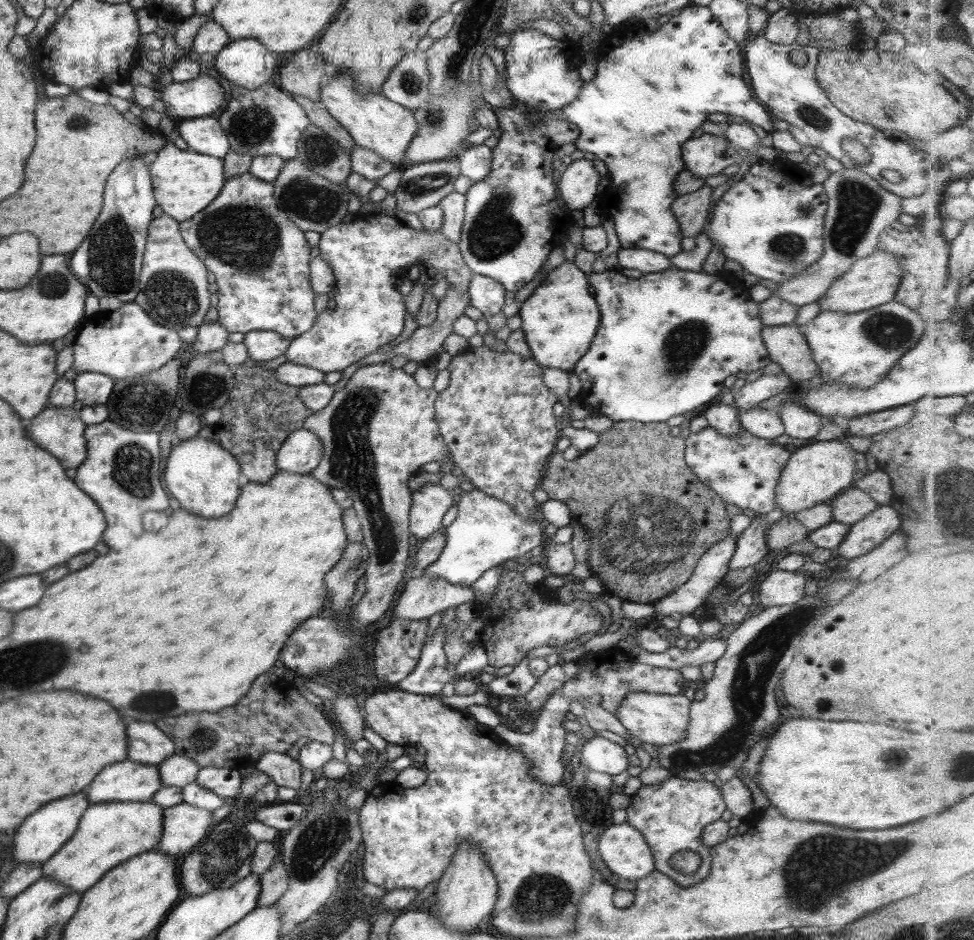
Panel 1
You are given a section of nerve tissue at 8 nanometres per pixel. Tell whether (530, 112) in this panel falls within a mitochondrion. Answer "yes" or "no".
no

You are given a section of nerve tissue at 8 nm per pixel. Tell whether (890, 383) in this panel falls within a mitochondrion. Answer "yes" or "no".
no

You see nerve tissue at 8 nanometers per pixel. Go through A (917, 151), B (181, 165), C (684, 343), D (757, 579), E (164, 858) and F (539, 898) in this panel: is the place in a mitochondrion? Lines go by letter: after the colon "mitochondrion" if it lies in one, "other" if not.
A: other
B: other
C: mitochondrion
D: other
E: other
F: mitochondrion

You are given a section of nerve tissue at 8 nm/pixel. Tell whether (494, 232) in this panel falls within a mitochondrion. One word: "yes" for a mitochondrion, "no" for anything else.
yes

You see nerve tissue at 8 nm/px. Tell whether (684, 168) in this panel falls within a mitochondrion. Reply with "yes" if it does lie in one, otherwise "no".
no

